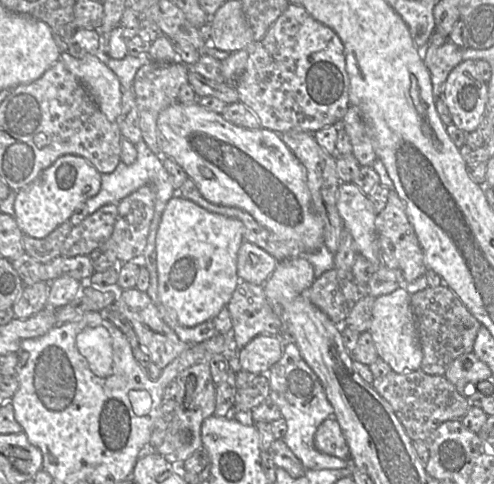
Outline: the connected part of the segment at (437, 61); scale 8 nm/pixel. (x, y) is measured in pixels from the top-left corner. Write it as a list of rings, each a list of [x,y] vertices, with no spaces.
[[[450,41],[440,46],[427,45],[422,49],[422,60],[431,75],[434,98],[438,99],[449,73],[463,61],[461,49]]]

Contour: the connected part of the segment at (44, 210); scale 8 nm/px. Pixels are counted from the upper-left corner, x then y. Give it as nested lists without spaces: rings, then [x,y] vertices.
[[[76,155],[61,156],[35,180],[15,192],[14,219],[23,235],[45,238],[68,221],[80,204],[98,194],[100,188],[101,174],[91,163]]]

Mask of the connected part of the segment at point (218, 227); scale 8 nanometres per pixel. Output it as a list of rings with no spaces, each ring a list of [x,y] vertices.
[[[178,194],[173,196],[167,202],[156,235],[158,291],[162,303],[176,315],[176,318],[181,325],[186,327],[193,327],[205,321],[212,321],[212,319],[219,314],[222,308],[228,305],[234,290],[240,282],[240,278],[237,274],[237,259],[239,248],[243,242],[244,225],[239,219],[210,212],[195,202],[183,198]]]

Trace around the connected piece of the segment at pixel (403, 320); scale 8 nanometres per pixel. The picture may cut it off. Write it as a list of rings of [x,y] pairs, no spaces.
[[[405,286],[387,295],[375,298],[369,332],[375,343],[378,356],[396,373],[420,370],[423,352],[417,326],[411,309],[411,294]]]

